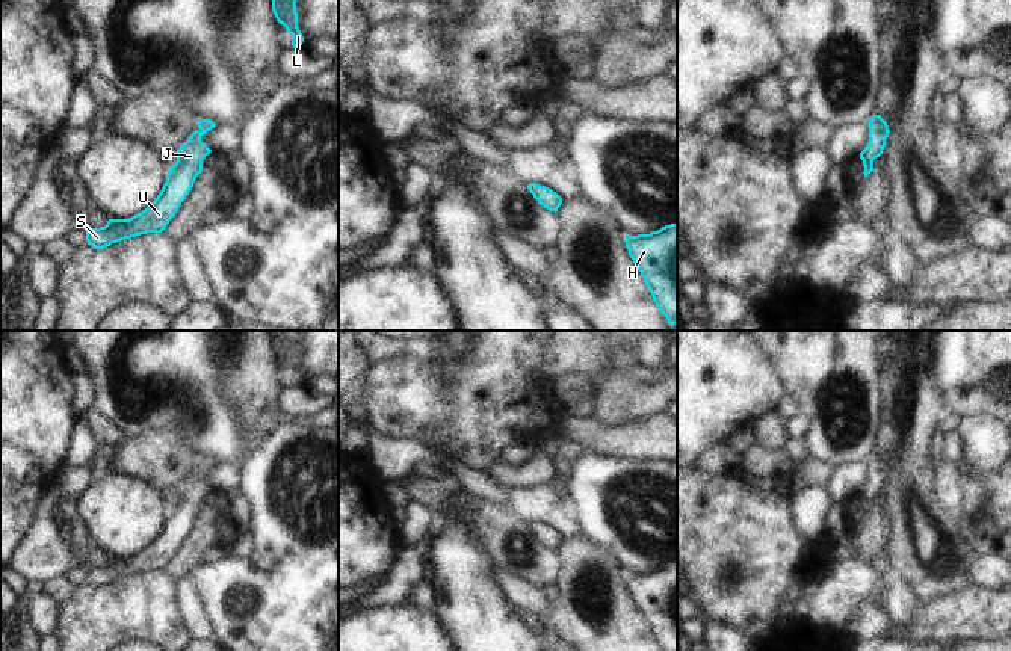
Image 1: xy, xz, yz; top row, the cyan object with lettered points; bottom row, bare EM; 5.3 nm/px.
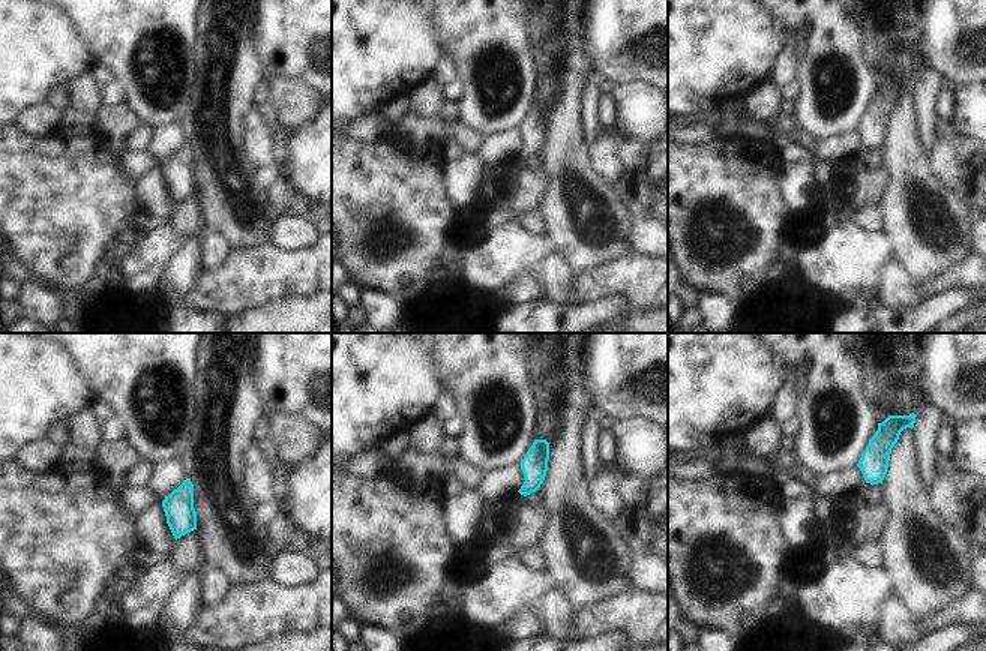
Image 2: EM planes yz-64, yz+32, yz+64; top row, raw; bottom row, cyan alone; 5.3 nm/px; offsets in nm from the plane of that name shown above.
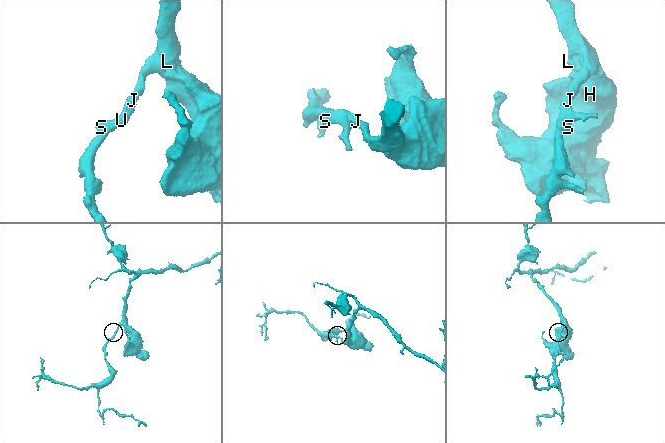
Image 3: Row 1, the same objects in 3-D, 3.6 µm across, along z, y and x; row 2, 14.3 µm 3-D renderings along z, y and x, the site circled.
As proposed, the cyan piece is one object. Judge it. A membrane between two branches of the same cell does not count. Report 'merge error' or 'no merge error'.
no merge error

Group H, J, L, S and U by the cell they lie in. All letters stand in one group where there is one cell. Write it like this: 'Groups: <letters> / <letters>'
Groups: H J L S U.

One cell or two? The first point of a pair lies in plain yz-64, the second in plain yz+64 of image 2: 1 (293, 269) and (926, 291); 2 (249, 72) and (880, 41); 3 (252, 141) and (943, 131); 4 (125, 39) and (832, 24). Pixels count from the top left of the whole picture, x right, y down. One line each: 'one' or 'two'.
1: one
2: two
3: two
4: one

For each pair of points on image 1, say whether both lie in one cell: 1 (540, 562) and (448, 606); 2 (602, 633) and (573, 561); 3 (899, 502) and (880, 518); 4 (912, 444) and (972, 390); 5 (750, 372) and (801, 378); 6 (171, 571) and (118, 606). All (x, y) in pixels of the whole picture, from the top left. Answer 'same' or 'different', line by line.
1: different
2: same
3: different
4: different
5: different
6: different

